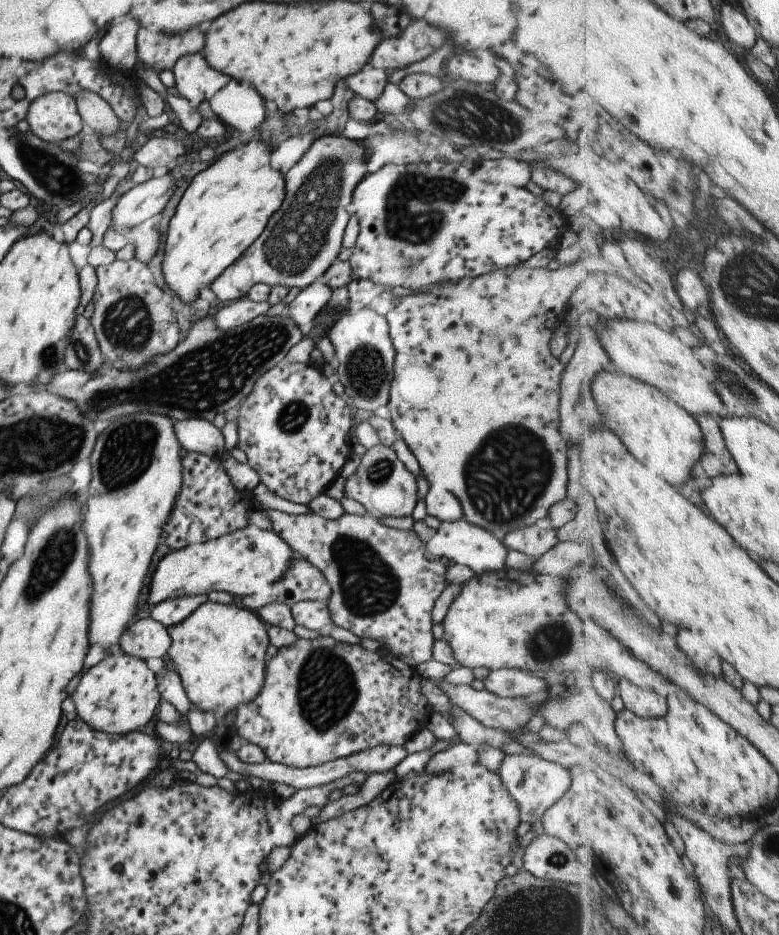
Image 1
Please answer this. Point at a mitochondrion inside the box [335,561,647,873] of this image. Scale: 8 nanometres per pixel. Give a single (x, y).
(551, 642)

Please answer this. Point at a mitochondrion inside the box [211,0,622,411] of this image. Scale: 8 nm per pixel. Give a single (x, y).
(301, 234)

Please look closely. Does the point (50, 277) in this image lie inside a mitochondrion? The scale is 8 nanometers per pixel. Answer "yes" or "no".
no

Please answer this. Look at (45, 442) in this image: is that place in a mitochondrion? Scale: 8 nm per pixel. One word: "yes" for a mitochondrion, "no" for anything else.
yes

